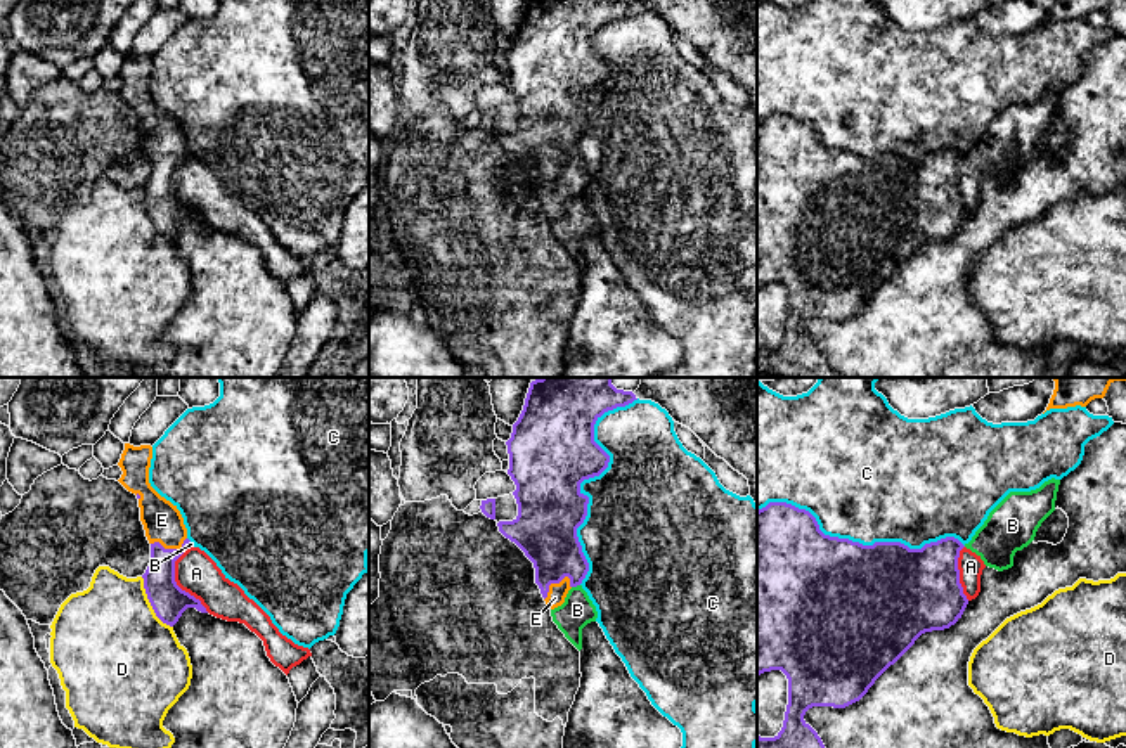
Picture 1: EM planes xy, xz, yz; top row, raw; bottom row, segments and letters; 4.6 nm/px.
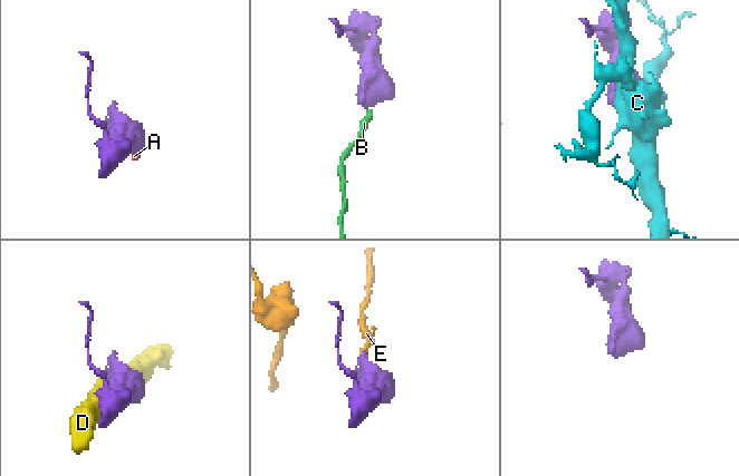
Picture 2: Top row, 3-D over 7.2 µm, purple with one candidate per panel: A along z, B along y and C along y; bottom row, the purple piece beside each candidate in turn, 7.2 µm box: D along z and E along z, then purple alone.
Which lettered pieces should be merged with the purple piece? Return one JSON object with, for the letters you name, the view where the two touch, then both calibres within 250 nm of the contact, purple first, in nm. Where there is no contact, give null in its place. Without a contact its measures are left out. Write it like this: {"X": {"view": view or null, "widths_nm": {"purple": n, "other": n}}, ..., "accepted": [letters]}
{"E": {"view": "xz", "widths_nm": {"purple": 280, "other": 90}}, "accepted": ["E"]}

